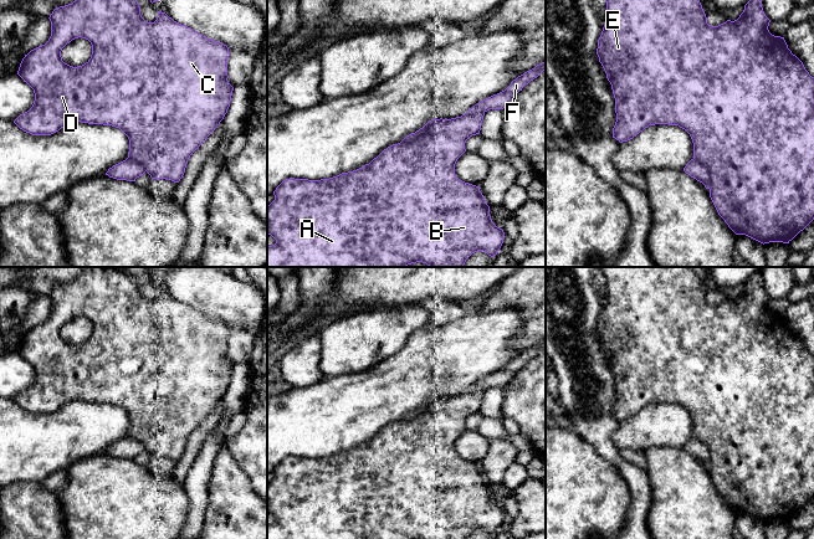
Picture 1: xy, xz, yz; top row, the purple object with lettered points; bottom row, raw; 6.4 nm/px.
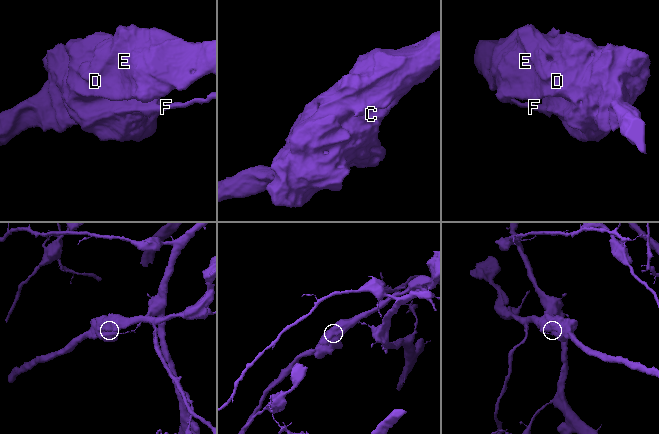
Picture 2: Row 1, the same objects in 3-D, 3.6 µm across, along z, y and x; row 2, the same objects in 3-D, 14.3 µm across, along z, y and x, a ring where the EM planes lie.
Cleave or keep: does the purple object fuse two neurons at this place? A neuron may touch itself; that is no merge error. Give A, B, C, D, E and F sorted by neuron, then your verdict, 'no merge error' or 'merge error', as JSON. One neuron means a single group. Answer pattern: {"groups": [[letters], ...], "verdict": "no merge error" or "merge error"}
{"groups": [["A", "B", "C", "D", "E"], ["F"]], "verdict": "merge error"}

